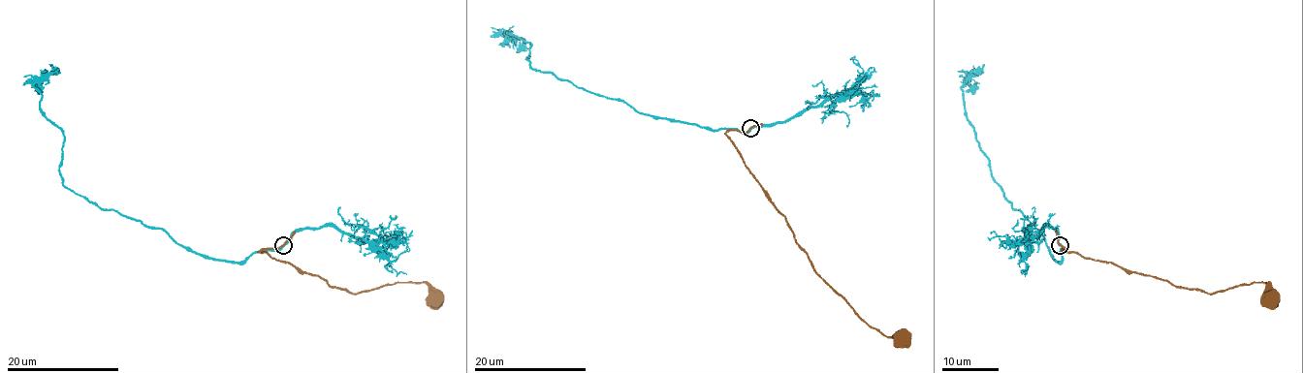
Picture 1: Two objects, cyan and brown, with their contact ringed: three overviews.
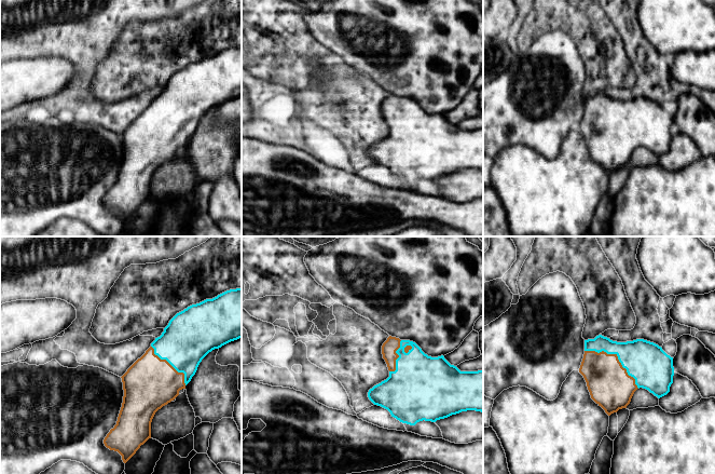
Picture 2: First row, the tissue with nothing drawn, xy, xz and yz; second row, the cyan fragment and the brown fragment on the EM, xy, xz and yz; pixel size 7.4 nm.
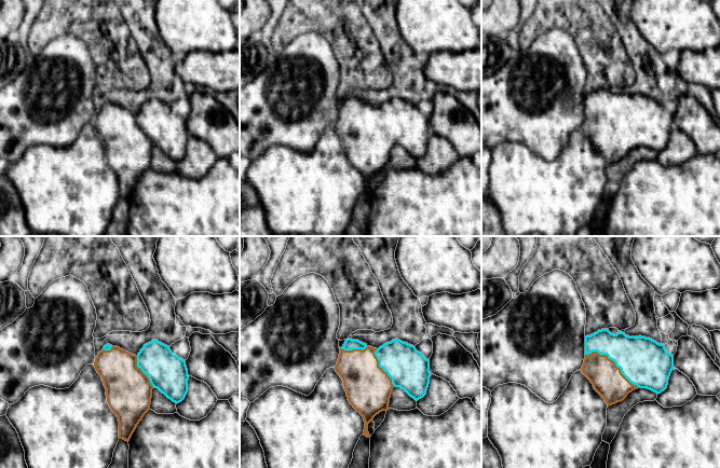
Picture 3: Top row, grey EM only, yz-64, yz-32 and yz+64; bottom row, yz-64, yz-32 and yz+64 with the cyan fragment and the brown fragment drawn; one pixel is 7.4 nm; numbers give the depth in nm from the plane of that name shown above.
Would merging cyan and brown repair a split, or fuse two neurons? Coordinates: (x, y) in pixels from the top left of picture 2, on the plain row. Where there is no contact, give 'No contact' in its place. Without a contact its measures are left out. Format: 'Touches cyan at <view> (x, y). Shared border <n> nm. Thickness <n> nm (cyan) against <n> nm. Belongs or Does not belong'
Touches cyan at yz (617, 113). Shared border 500 nm. Thickness 300 nm (cyan) against 320 nm. Belongs

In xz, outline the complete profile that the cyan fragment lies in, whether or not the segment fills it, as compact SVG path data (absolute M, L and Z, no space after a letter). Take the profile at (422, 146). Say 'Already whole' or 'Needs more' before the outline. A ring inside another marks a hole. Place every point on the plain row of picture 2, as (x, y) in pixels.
Needs more. M391 94L383 101L382 112L389 135L370 147L368 155L400 180L415 184L423 178L436 180L467 168L483 171L483 128L460 130L443 113L428 114L415 100Z

